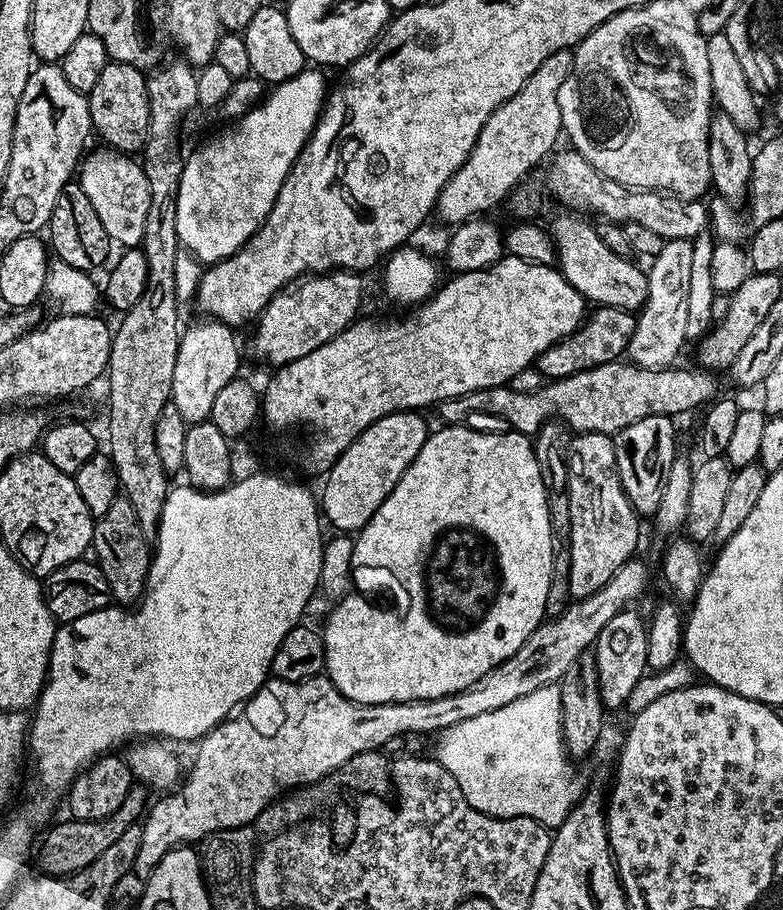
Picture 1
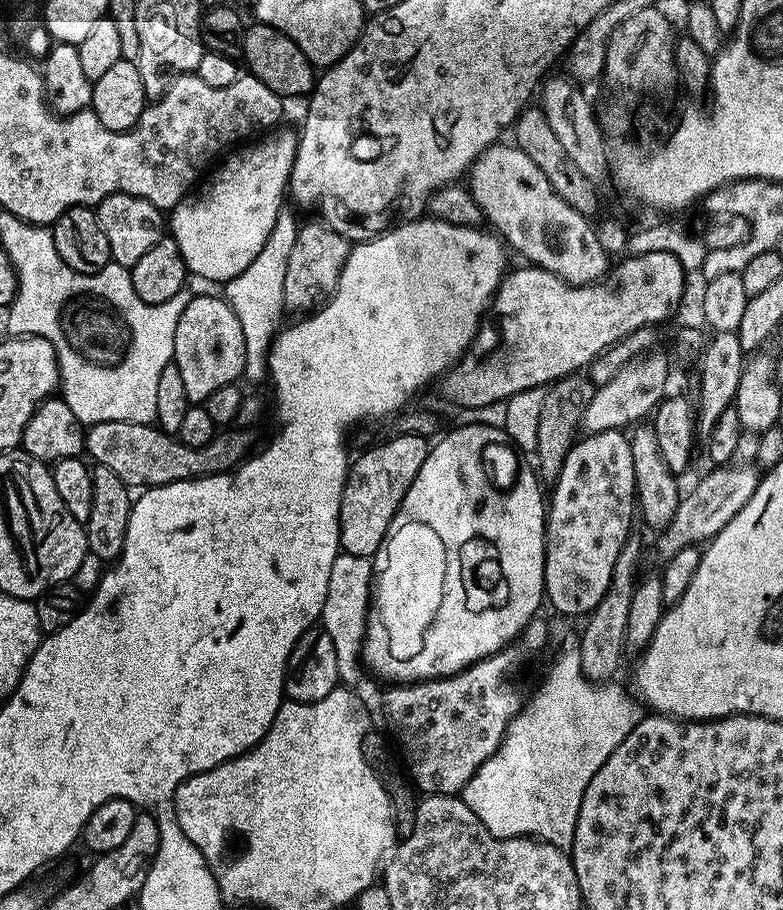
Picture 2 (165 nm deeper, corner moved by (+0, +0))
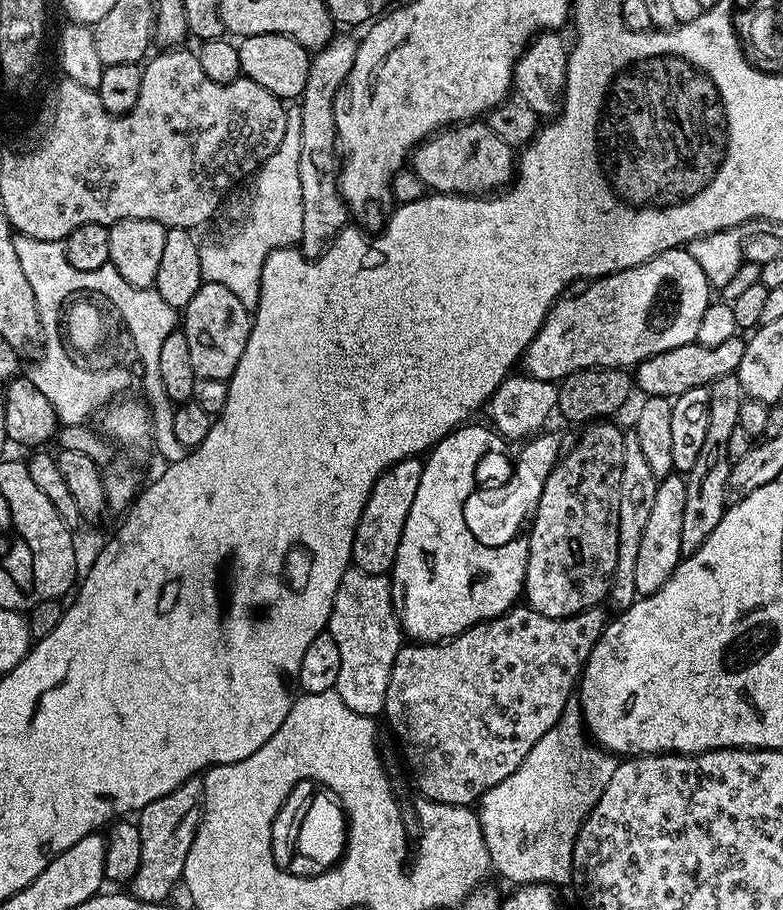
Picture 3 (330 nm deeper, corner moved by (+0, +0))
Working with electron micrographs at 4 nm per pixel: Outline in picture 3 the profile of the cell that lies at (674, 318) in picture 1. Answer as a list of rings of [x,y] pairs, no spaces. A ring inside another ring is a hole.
[[[542,432],[531,437],[516,456],[514,468],[508,478],[498,486],[474,488],[463,503],[463,521],[470,534],[484,548],[497,548],[519,537],[524,524],[535,515],[537,504],[541,500],[546,478],[559,463],[566,444],[556,432]]]

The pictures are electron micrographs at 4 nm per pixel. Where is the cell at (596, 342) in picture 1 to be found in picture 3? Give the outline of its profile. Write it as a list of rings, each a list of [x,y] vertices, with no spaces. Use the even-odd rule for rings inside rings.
[[[739,335],[726,338],[722,346],[702,346],[701,344],[687,344],[678,346],[674,350],[666,350],[662,354],[654,354],[635,365],[634,384],[641,388],[644,396],[666,396],[675,398],[686,394],[686,390],[708,388],[719,376],[733,375],[742,362],[744,340]]]

